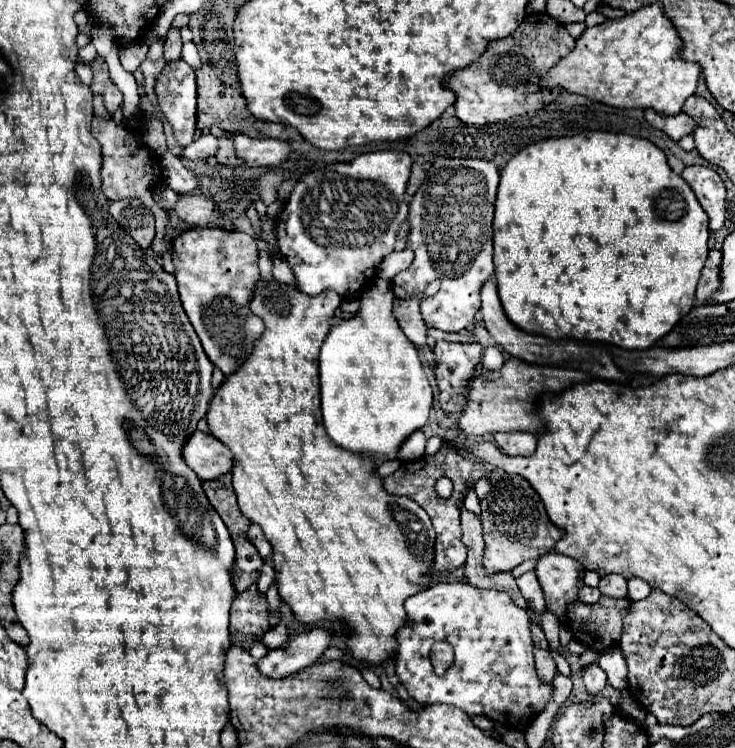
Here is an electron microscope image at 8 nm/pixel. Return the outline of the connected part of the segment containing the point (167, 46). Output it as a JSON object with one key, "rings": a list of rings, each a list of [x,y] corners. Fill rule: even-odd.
{"rings":[[[170,29],[166,37],[168,37],[168,41],[164,43],[164,57],[166,57],[166,61],[180,59],[183,45],[183,41],[180,39],[180,31],[176,31],[176,29]]]}

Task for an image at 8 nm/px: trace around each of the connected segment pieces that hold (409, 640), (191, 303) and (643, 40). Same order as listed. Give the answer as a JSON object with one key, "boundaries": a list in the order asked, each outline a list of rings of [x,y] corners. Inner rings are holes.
{"boundaries":[[[[436,583],[430,589],[408,597],[404,601],[404,609],[406,625],[396,633],[398,649],[394,655],[394,667],[400,683],[418,703],[454,705],[470,717],[484,715],[510,731],[514,727],[520,727],[522,723],[530,723],[534,715],[542,713],[552,701],[554,685],[542,681],[534,667],[529,614],[520,609],[507,593],[494,589],[478,589],[470,583]],[[440,639],[450,641],[456,653],[454,663],[444,677],[438,677],[430,663],[430,647],[434,641]]],[[[218,227],[192,229],[174,239],[172,261],[182,307],[196,329],[206,355],[228,377],[250,355],[254,341],[264,329],[264,323],[248,311],[254,281],[260,277],[256,239],[240,231],[230,233]]],[[[654,3],[620,19],[588,27],[576,39],[576,47],[542,79],[612,107],[654,107],[658,113],[674,115],[694,95],[702,73],[698,63],[680,59],[680,51],[682,41],[676,27],[668,21],[662,5]]]]}

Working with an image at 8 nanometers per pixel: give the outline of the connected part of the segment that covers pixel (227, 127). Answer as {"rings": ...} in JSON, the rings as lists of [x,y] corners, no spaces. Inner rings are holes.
{"rings":[[[202,65],[202,69],[196,71],[196,81],[198,81],[198,129],[206,125],[216,125],[224,131],[232,133],[244,133],[254,139],[280,139],[280,141],[302,141],[300,133],[294,127],[278,125],[278,123],[268,123],[268,121],[258,121],[246,105],[246,99],[242,97],[240,89],[226,87],[210,69],[210,65]]]}

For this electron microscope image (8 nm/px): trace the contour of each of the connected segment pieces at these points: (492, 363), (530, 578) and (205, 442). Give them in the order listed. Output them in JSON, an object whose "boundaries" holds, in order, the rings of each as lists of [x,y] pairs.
{"boundaries":[[[[490,346],[484,350],[482,357],[483,367],[487,370],[498,370],[504,365],[502,351],[496,346]]],[[[526,571],[522,577],[518,577],[518,587],[520,587],[522,597],[530,603],[532,609],[538,609],[538,611],[546,609],[544,595],[542,595],[542,589],[540,589],[540,583],[534,571]]],[[[194,431],[192,437],[182,445],[182,457],[202,481],[218,479],[232,469],[230,449],[216,437],[202,431]]]]}

